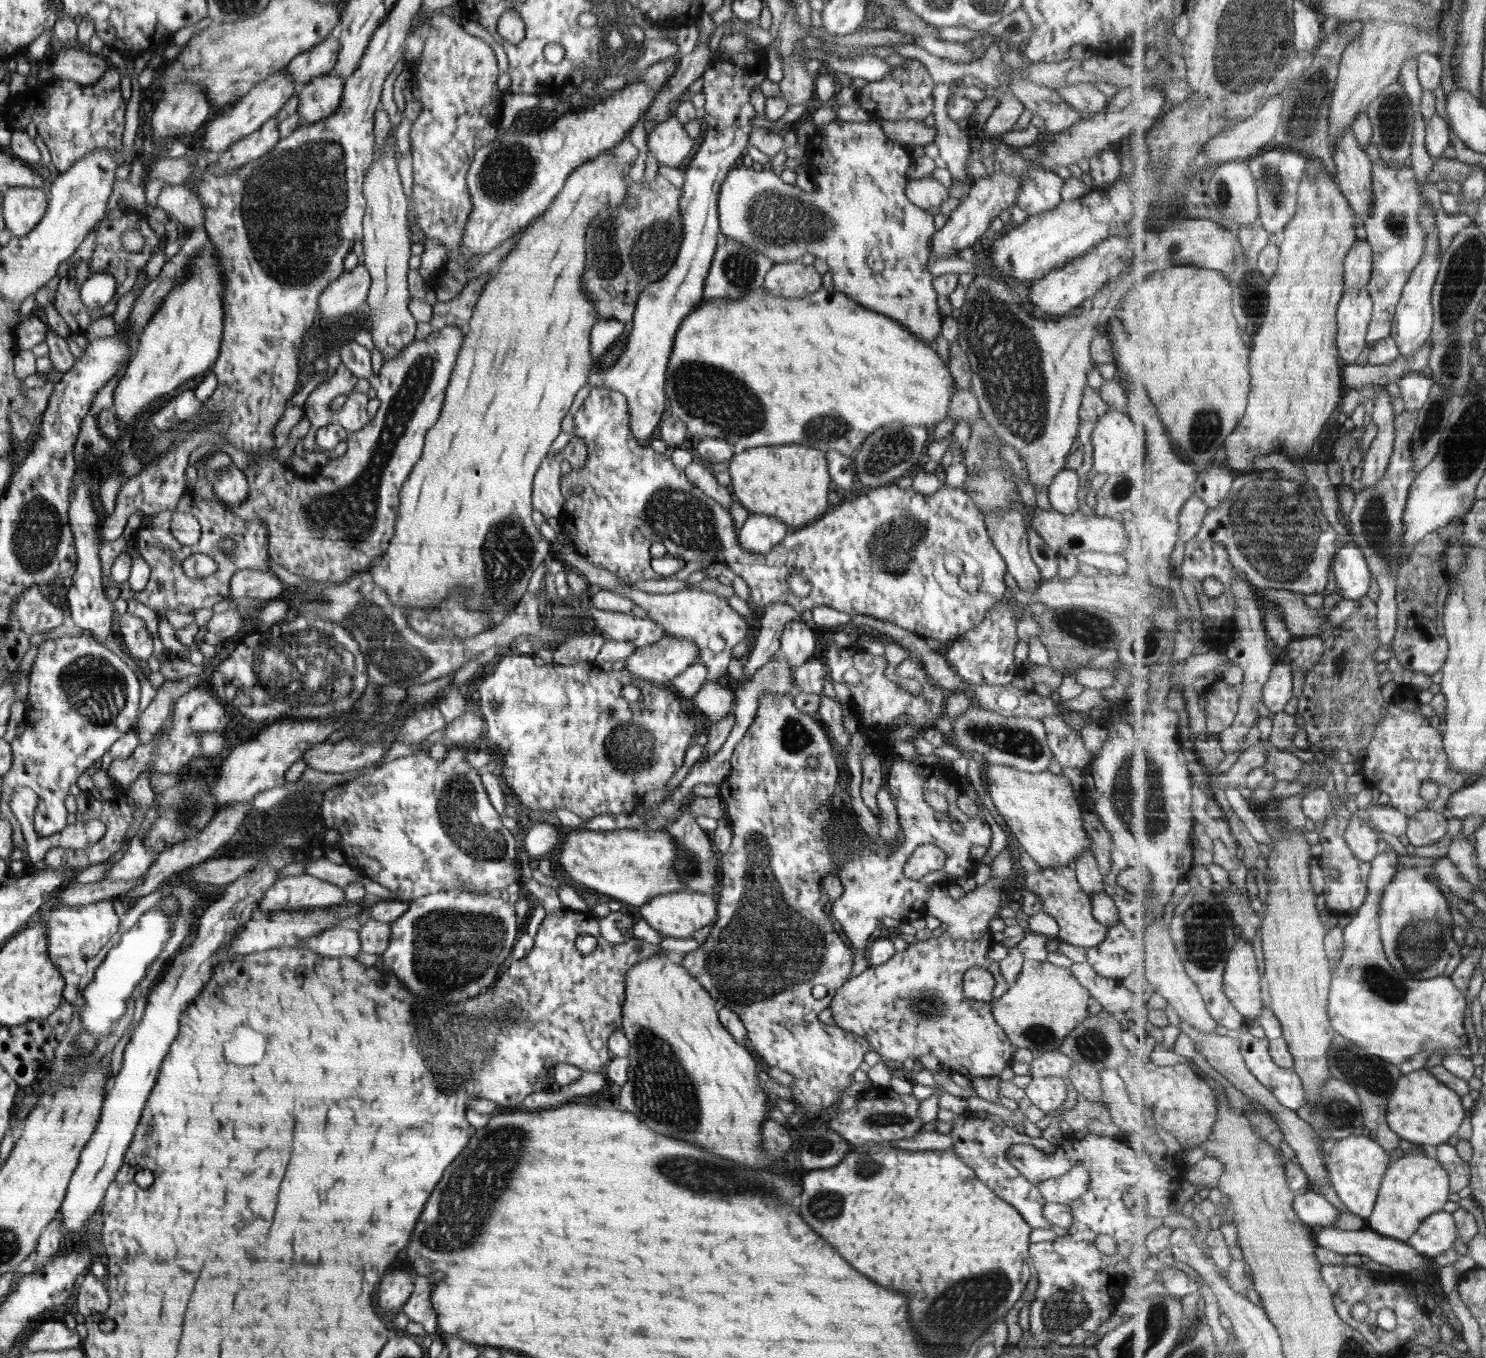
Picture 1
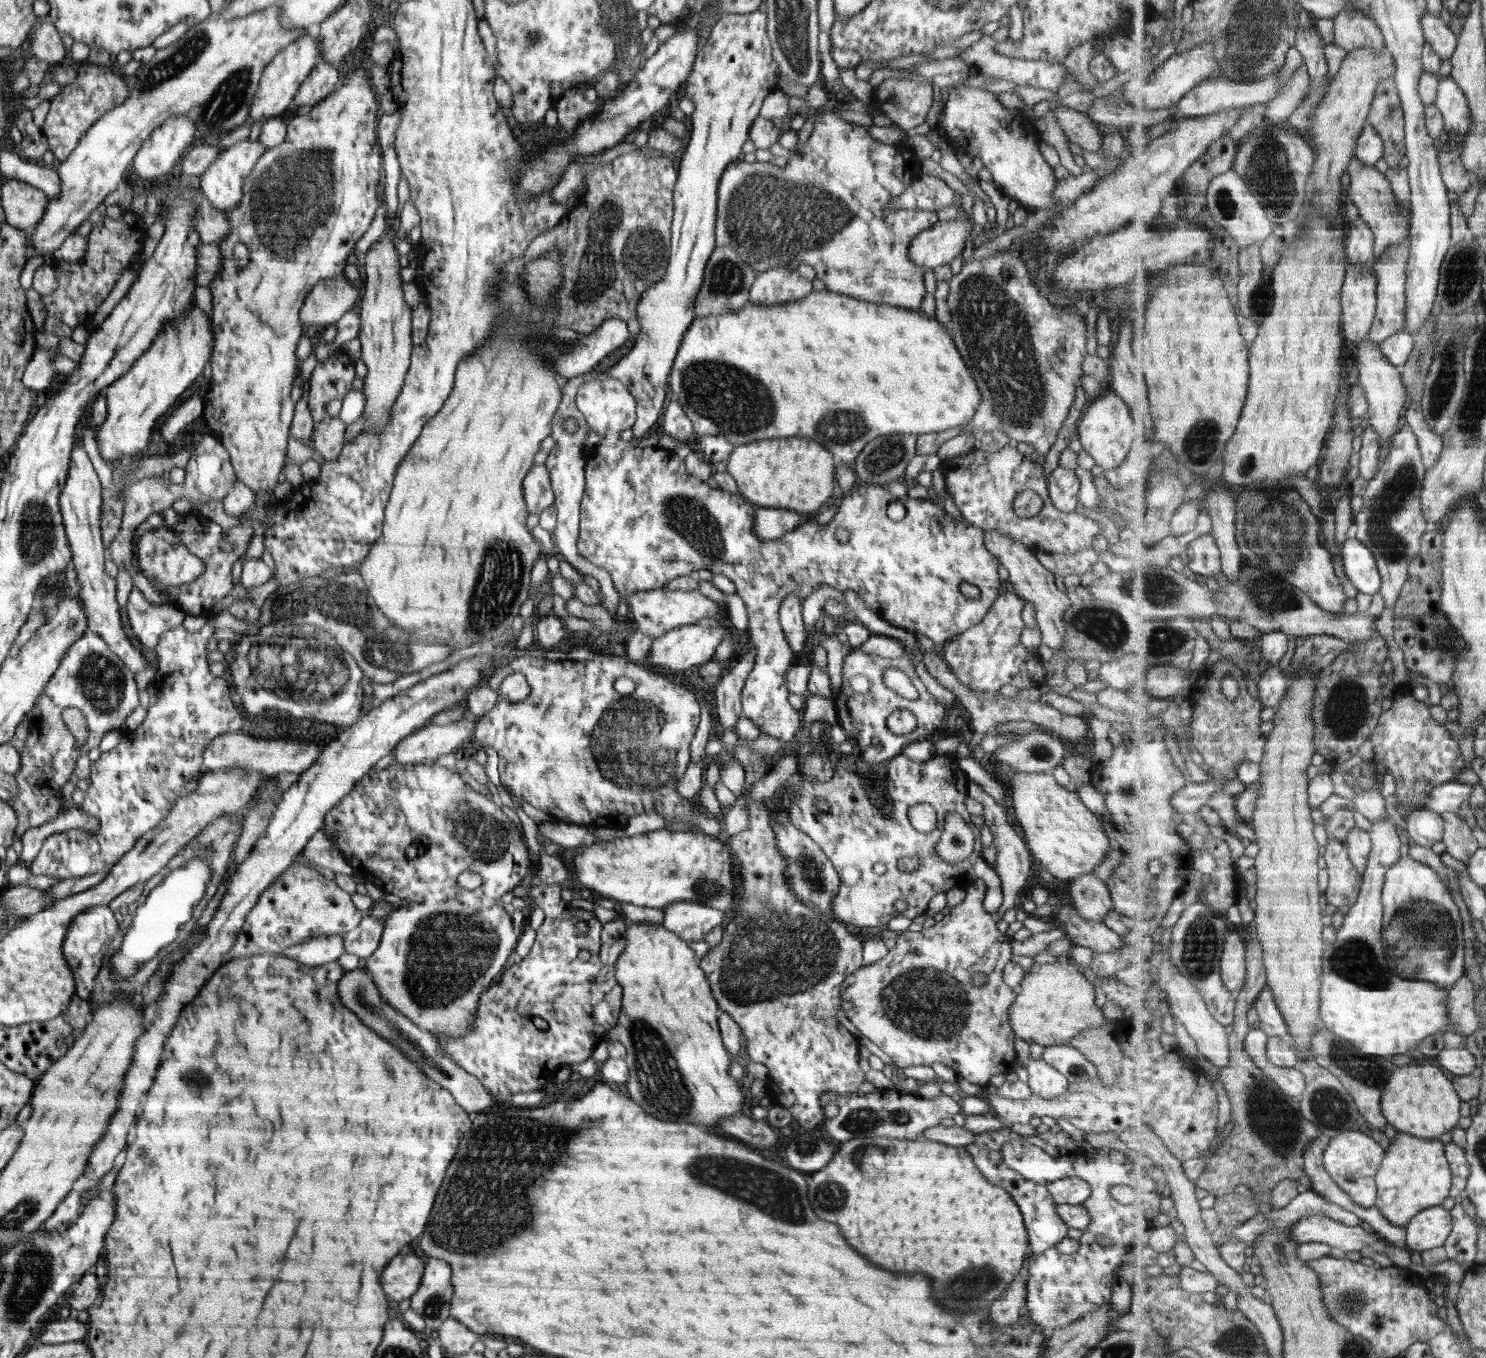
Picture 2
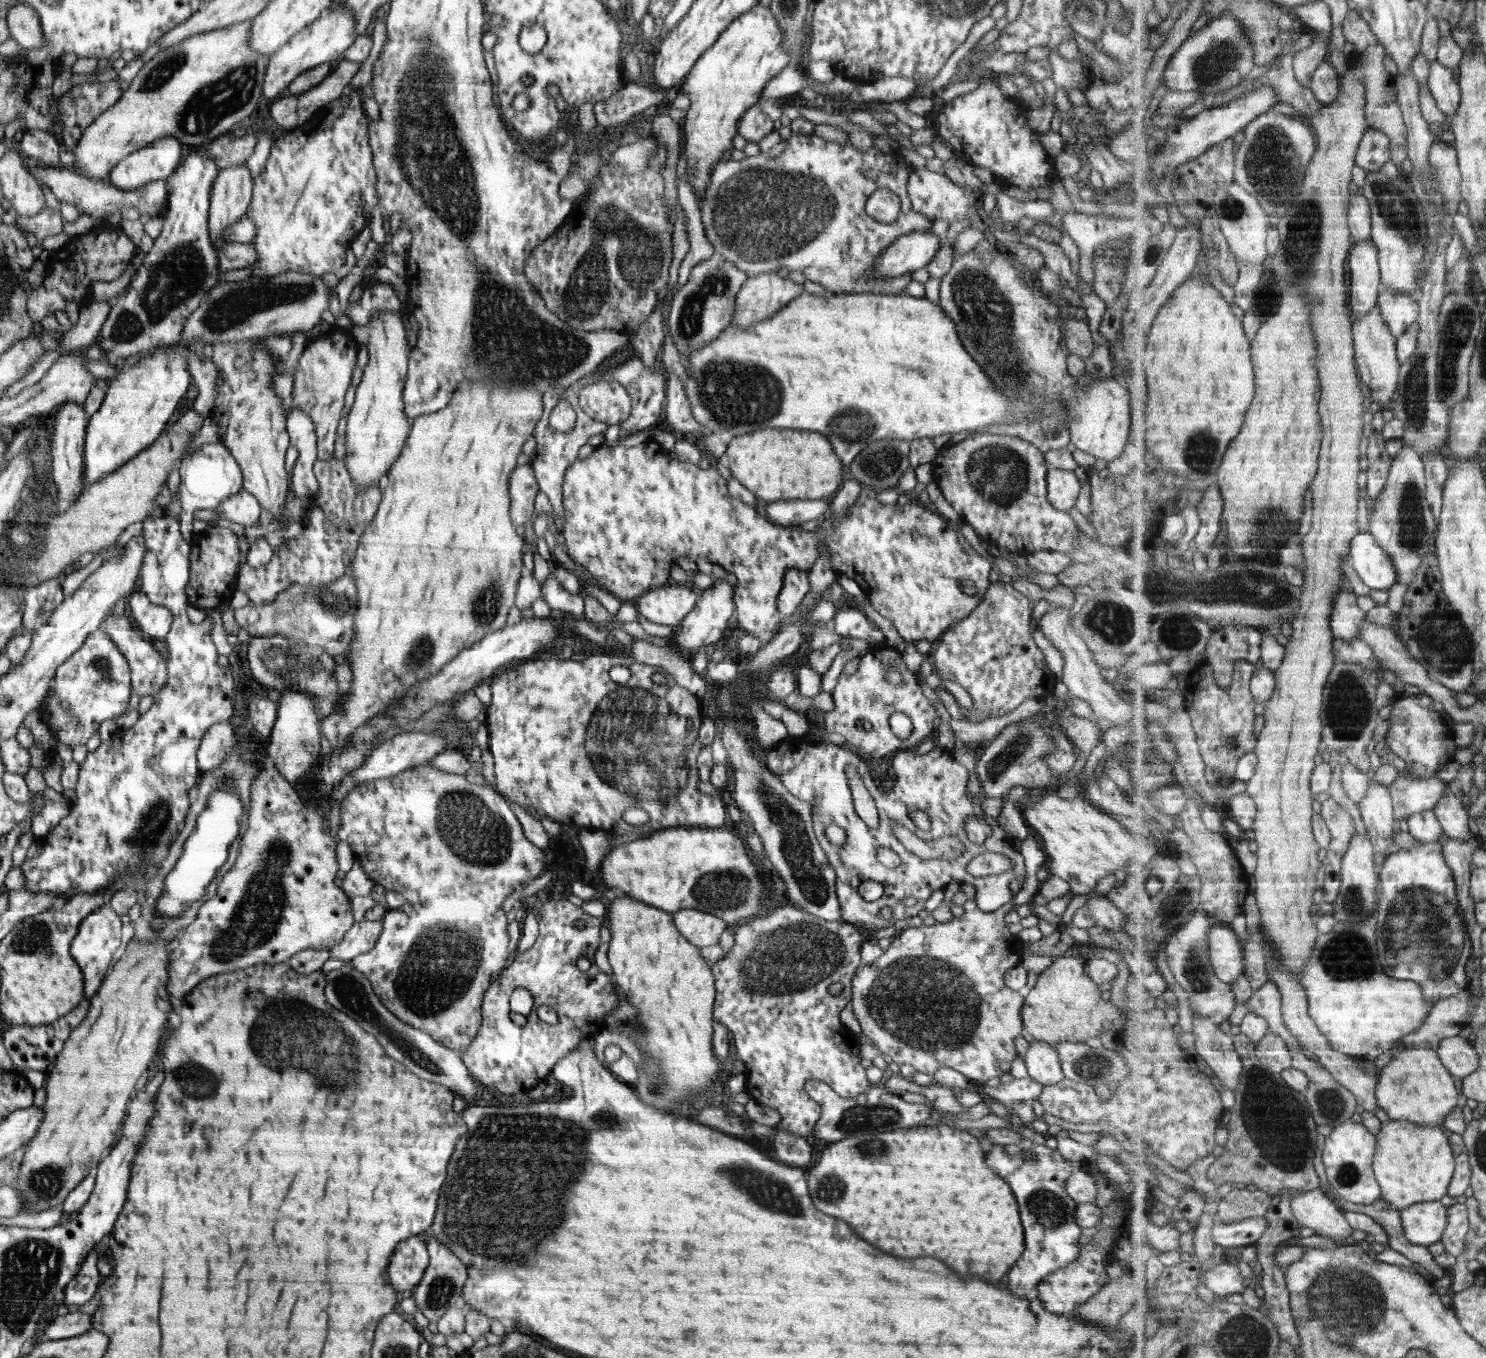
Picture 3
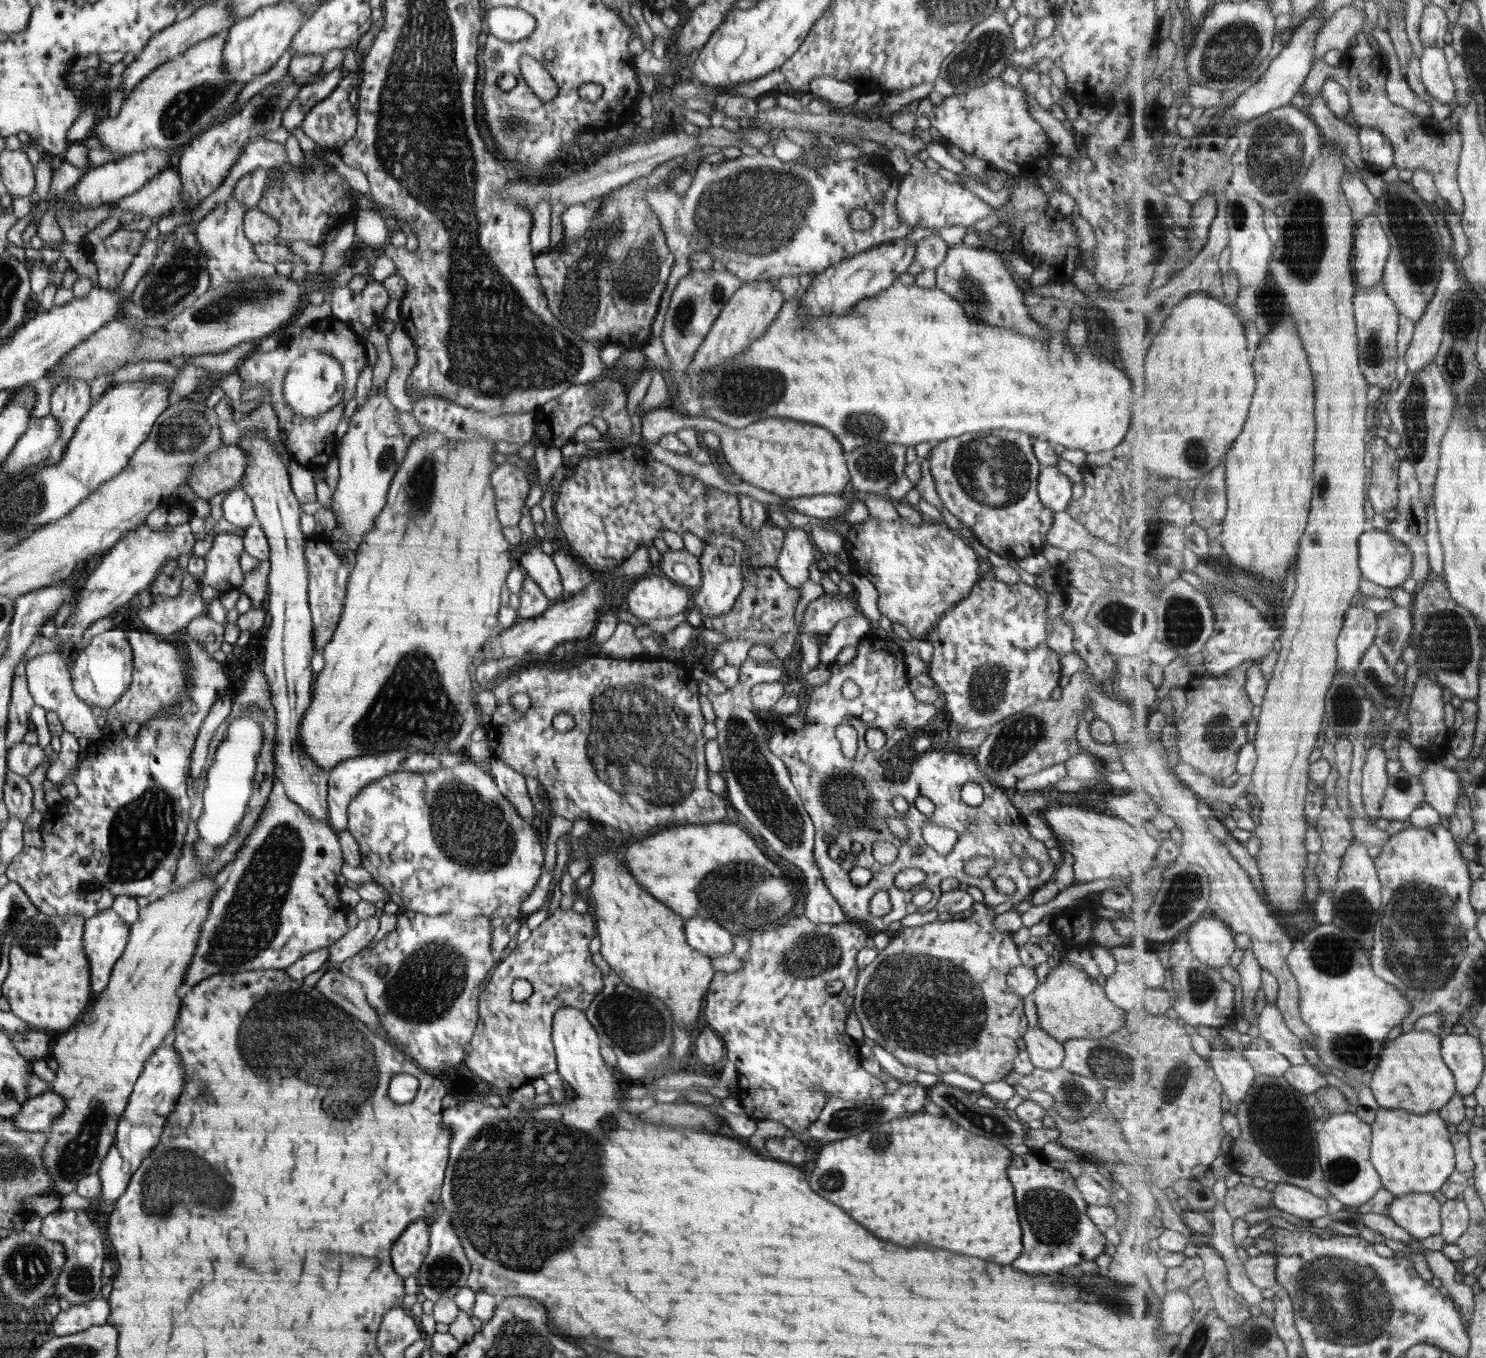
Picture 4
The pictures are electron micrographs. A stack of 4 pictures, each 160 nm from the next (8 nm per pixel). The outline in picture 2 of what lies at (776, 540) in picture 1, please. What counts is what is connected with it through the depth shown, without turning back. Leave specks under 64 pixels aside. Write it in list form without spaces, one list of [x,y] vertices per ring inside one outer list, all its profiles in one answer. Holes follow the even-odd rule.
[[[756,507],[753,529],[762,540],[776,540],[799,526],[802,515],[783,508]]]

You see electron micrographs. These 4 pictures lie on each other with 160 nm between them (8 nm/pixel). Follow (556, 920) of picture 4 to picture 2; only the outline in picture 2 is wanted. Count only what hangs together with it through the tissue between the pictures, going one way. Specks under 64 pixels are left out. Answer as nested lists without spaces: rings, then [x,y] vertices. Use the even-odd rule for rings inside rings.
[[[533,880],[528,888],[519,886],[512,892],[514,897],[521,899],[522,896],[529,896],[533,906],[542,908],[544,912],[545,920],[536,930],[532,950],[522,962],[515,963],[502,972],[502,976],[494,980],[494,984],[481,994],[474,1023],[466,1034],[458,1038],[438,1034],[441,1049],[444,1049],[458,1066],[476,1076],[482,1086],[489,1090],[494,1101],[501,1102],[510,1101],[512,1095],[518,1092],[543,1090],[548,1082],[553,1081],[560,1066],[591,1059],[596,1044],[618,1024],[623,997],[623,988],[615,977],[615,964],[608,966],[600,962],[603,924],[596,919],[593,912],[564,902],[561,898],[561,884],[545,884]],[[580,921],[588,925],[588,931],[584,935],[580,935],[575,928],[575,924]],[[583,949],[590,953],[590,958],[586,962],[578,958]],[[533,1016],[544,1019],[548,1023],[548,1029],[538,1030],[532,1022]]]

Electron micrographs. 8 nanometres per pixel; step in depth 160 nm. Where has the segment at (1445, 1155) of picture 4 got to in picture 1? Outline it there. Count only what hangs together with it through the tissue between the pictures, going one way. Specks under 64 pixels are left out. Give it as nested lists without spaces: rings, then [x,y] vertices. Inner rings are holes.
[[[1429,1146],[1412,1149],[1391,1164],[1388,1174],[1384,1176],[1379,1203],[1374,1214],[1368,1218],[1370,1228],[1382,1234],[1408,1241],[1419,1231],[1424,1220],[1436,1212],[1442,1212],[1452,1200],[1451,1173],[1442,1159],[1439,1159]]]

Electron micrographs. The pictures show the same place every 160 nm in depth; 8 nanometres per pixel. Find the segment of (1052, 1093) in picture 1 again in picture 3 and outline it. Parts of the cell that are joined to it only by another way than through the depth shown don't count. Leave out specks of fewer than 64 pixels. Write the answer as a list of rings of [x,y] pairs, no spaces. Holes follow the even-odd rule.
[[[1033,1041],[1023,1057],[1030,1078],[1045,1085],[1056,1084],[1065,1076],[1056,1047],[1040,1041]]]

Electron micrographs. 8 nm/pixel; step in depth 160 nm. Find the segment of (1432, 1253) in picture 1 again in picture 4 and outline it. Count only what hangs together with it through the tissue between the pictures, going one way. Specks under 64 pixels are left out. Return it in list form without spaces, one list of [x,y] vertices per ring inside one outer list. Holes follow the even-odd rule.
[[[1433,1193],[1398,1195],[1391,1204],[1392,1216],[1417,1238],[1444,1232],[1443,1204]]]

